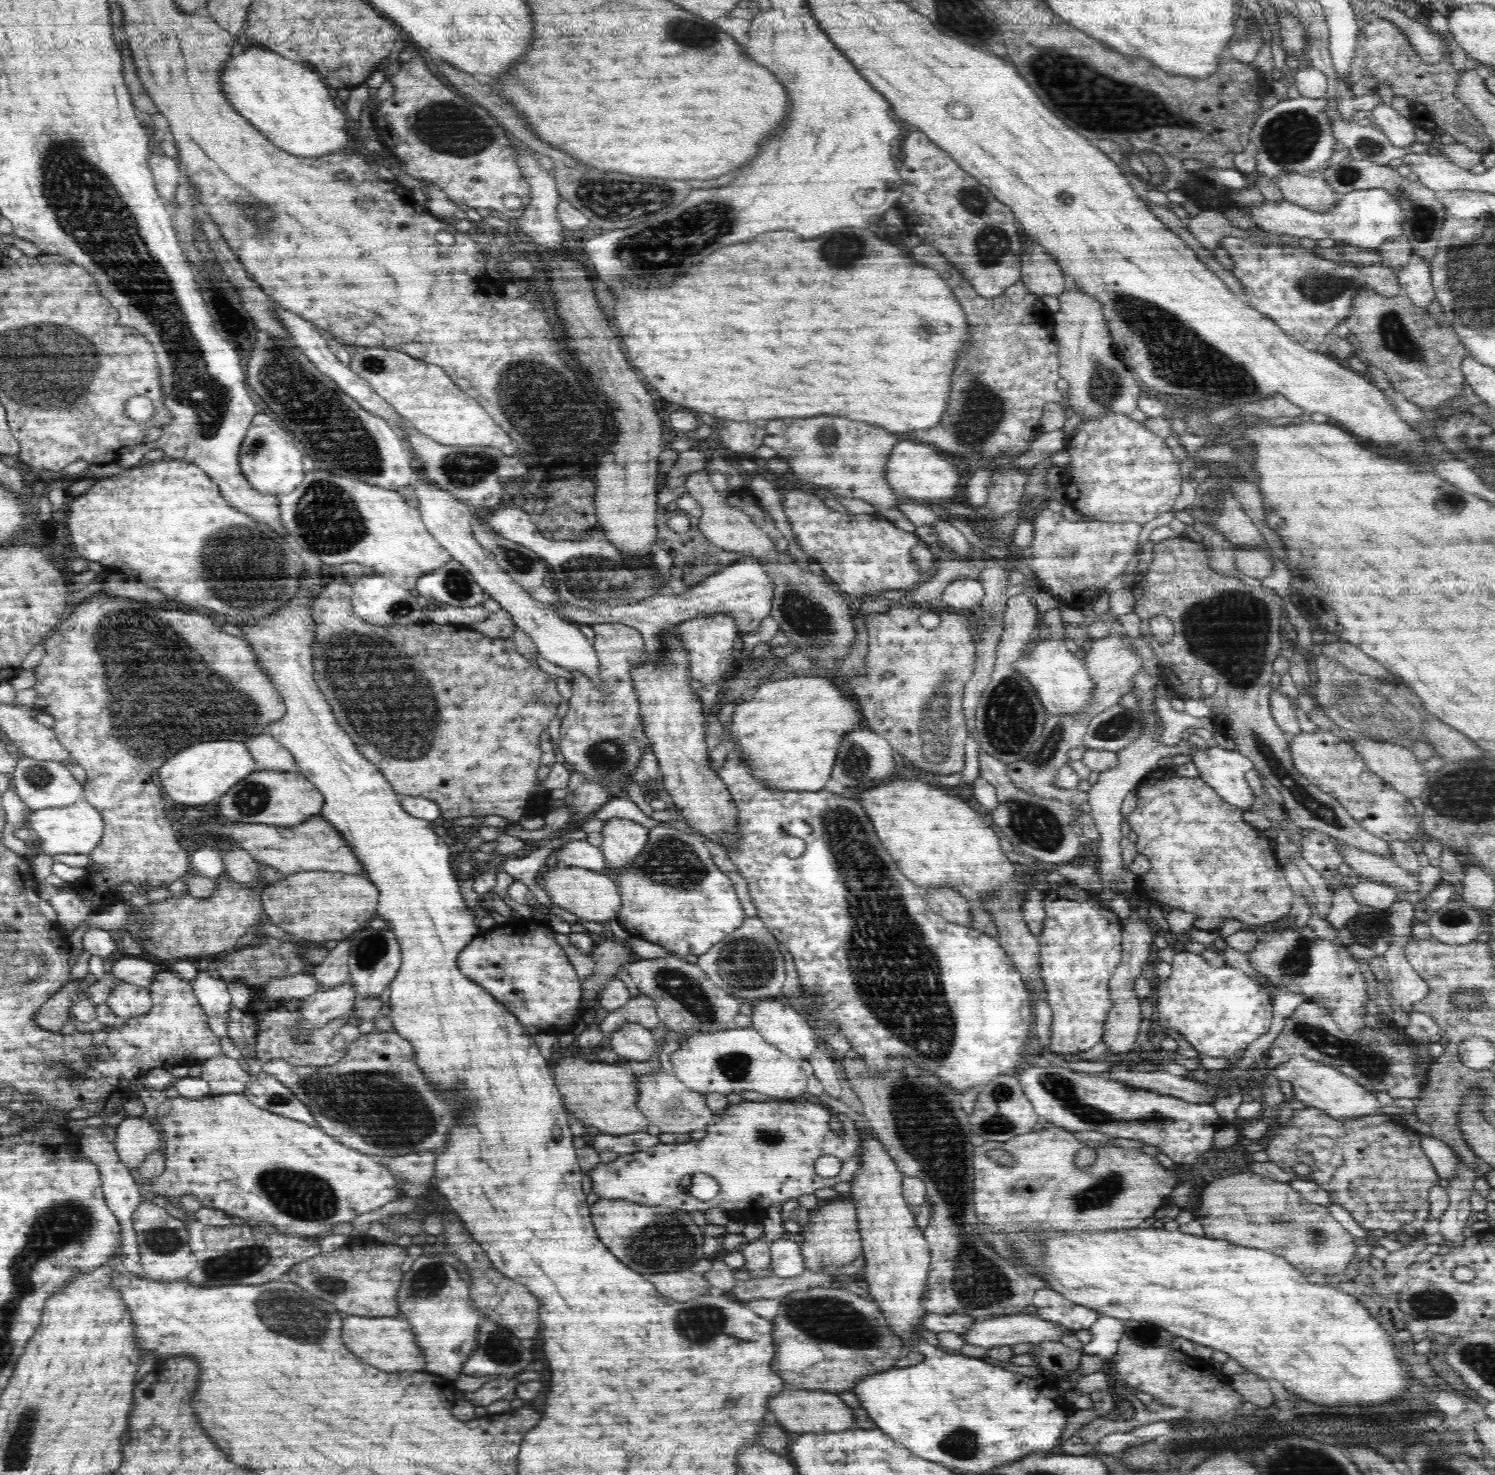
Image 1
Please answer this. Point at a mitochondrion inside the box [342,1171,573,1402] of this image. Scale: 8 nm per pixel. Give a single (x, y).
(425, 1284)

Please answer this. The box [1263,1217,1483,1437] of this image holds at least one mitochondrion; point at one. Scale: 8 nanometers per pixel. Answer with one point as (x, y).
(1431, 1306)

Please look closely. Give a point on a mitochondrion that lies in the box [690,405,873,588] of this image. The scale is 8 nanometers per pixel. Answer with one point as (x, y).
(835, 441)

